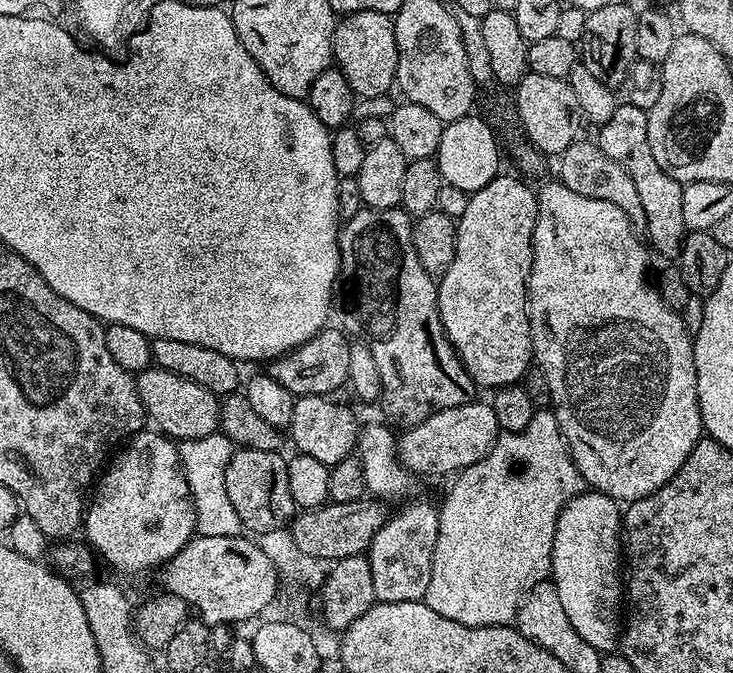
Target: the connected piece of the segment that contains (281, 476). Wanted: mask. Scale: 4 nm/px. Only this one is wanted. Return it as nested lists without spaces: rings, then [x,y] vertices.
[[[237,447],[230,458],[225,476],[227,497],[249,533],[278,530],[297,515],[298,509],[290,494],[288,460],[282,457],[280,452]]]

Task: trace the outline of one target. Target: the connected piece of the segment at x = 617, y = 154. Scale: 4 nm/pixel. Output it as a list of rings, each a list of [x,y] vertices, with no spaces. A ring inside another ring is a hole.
[[[629,102],[617,103],[614,114],[610,114],[606,123],[599,125],[598,132],[600,149],[610,154],[610,158],[614,158],[614,162],[618,162],[618,166],[622,166],[626,174],[630,174],[630,178],[634,178],[634,187],[637,188],[638,199],[642,202],[643,227],[648,228],[647,243],[654,252],[656,247],[660,256],[679,257],[686,235],[682,220],[682,194],[685,185],[670,178],[670,174],[666,174],[666,170],[662,170],[658,162],[654,162],[654,154],[650,154],[648,141],[647,111]]]

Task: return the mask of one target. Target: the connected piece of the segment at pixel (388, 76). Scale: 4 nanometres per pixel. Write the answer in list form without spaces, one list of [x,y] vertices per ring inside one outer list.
[[[358,10],[341,15],[332,35],[332,58],[335,67],[350,82],[360,98],[387,96],[396,83],[398,46],[394,34],[395,19],[378,10]]]

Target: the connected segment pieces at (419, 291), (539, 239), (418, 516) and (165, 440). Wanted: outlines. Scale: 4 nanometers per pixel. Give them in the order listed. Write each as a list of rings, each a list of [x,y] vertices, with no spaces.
[[[367,206],[360,209],[354,218],[343,221],[340,230],[340,274],[339,283],[344,283],[344,304],[348,307],[348,316],[354,323],[360,324],[360,328],[365,332],[368,349],[374,354],[374,362],[378,362],[378,374],[382,378],[382,388],[380,389],[380,400],[384,404],[384,412],[389,416],[387,419],[393,425],[400,424],[404,428],[413,428],[418,422],[426,422],[430,414],[438,410],[446,410],[450,406],[462,406],[471,404],[477,399],[478,386],[470,378],[470,374],[464,369],[464,363],[458,358],[458,354],[452,349],[452,343],[448,340],[446,330],[442,326],[442,318],[438,310],[438,294],[436,293],[438,284],[427,270],[418,262],[418,250],[414,250],[414,238],[412,237],[413,217],[404,211],[403,207],[394,208],[369,208]]]
[[[552,178],[536,192],[536,225],[532,235],[532,269],[528,275],[528,317],[532,327],[532,354],[535,367],[546,374],[546,382],[550,382],[552,402],[551,411],[556,413],[558,426],[568,444],[568,452],[576,463],[580,478],[593,492],[606,494],[617,502],[641,500],[654,490],[666,486],[678,474],[682,462],[690,458],[694,446],[704,432],[702,414],[698,406],[698,378],[694,366],[693,337],[683,325],[681,313],[676,312],[666,302],[662,302],[660,291],[655,283],[648,280],[648,252],[645,241],[636,237],[637,229],[630,218],[614,202],[606,202],[602,198],[586,198],[586,194],[578,194],[570,190],[559,179]]]
[[[420,500],[417,504],[406,505],[401,512],[393,511],[382,530],[374,534],[366,555],[374,574],[374,594],[379,603],[423,600],[426,586],[430,586],[430,566],[434,566],[439,517],[435,503]]]
[[[148,431],[137,432],[127,441],[126,446],[111,457],[95,485],[96,493],[93,496],[91,493],[82,525],[83,535],[88,535],[87,543],[94,549],[95,555],[99,559],[101,556],[110,567],[120,572],[129,572],[132,576],[139,572],[155,573],[163,568],[180,553],[188,540],[197,535],[195,502],[187,478],[184,477],[179,447],[163,432]]]

